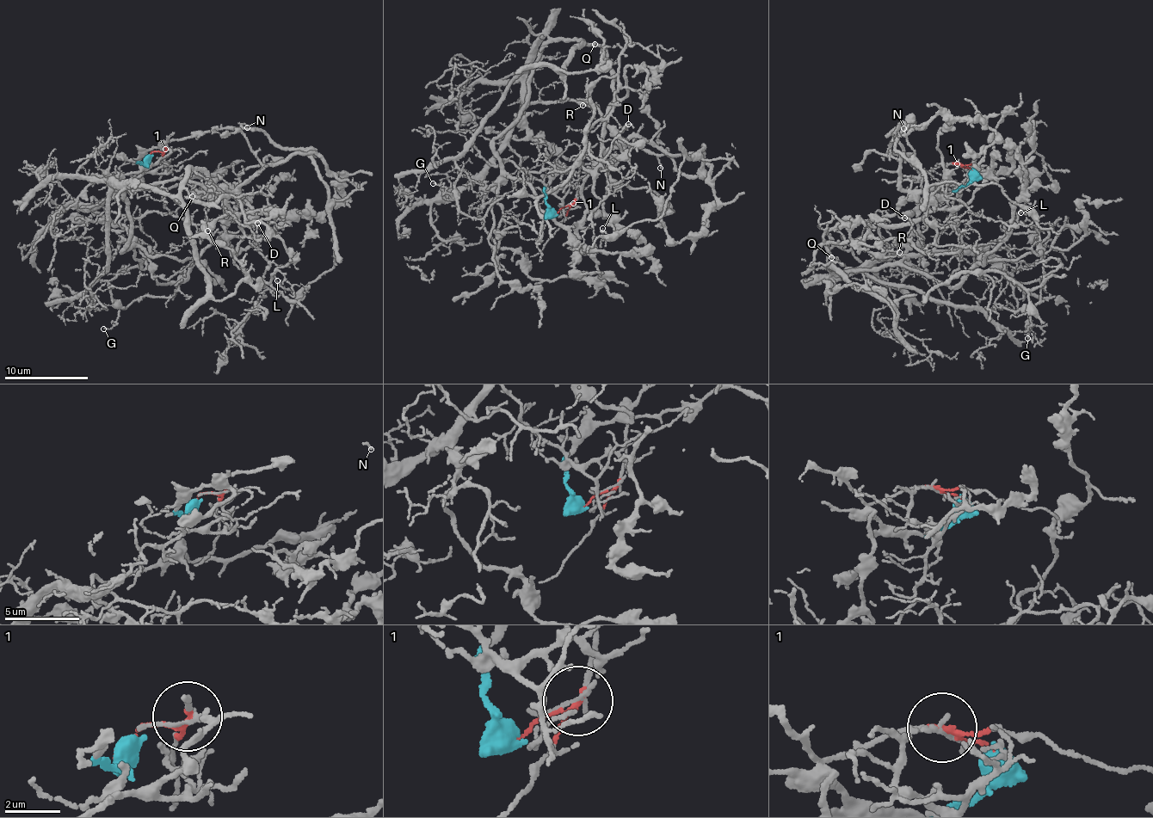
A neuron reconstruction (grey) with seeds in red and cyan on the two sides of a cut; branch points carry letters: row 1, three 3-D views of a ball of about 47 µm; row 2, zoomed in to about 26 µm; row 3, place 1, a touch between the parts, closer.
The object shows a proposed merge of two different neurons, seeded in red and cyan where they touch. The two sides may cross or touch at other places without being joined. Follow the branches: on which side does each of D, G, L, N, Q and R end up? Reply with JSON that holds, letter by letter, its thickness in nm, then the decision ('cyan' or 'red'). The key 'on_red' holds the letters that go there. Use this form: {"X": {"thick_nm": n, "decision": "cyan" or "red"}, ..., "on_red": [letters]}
{"D": {"thick_nm": 150, "decision": "cyan"}, "G": {"thick_nm": 100, "decision": "cyan"}, "L": {"thick_nm": 140, "decision": "red"}, "N": {"thick_nm": 130, "decision": "red"}, "Q": {"thick_nm": 200, "decision": "cyan"}, "R": {"thick_nm": 160, "decision": "cyan"}, "on_red": ["L", "N"]}

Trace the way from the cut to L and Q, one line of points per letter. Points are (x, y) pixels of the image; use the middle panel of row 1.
L: (552, 213), (573, 204), (582, 165), (642, 147), (696, 175), (703, 147), (658, 218), (603, 228)
Q: (551, 212), (545, 186), (581, 163), (565, 160), (523, 127), (523, 82), (539, 42), (563, 38), (594, 44)

